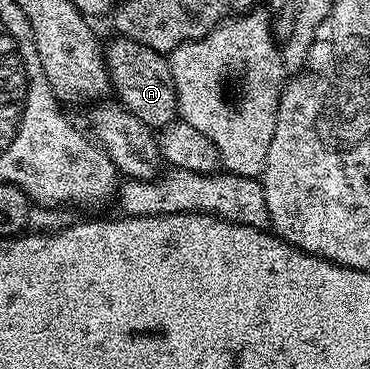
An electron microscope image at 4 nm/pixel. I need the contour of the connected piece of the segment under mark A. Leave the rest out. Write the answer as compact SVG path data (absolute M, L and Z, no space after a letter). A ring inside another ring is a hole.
M117 35L115 39L106 44L108 78L115 99L126 110L130 110L134 118L142 118L142 122L146 122L149 128L161 130L178 116L178 98L169 57L150 46L142 46L136 40L128 40L125 36Z

